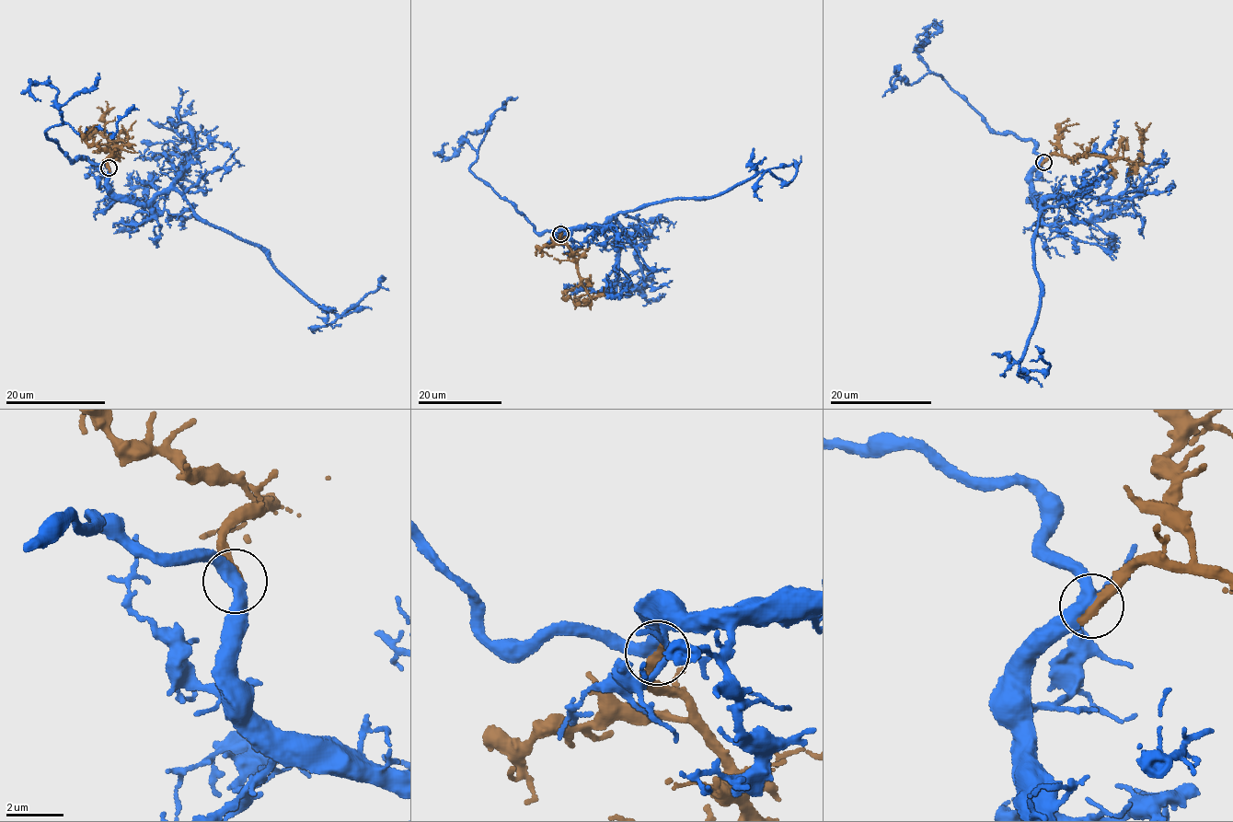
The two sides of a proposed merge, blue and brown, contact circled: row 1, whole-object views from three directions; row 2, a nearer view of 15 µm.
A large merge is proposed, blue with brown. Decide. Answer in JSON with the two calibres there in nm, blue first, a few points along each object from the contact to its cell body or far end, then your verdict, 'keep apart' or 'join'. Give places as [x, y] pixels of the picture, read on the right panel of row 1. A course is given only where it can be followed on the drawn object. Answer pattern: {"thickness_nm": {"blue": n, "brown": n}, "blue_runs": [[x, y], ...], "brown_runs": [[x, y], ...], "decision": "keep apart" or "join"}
{"thickness_nm": {"blue": 400, "brown": 440}, "blue_runs": [[1043, 161], [1031, 179], [1043, 204], [1033, 238], [1041, 306], [1020, 365], [1043, 373], [1050, 364], [1030, 361]], "brown_runs": [[1043, 161], [1052, 154], [1068, 156], [1114, 156], [1138, 163], [1142, 158], [1142, 132], [1150, 122]], "decision": "join"}

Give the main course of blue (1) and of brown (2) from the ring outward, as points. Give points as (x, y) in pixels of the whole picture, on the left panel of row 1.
1: (108, 167), (113, 192), (152, 202), (175, 190), (203, 220), (253, 242), (339, 317), (365, 295), (388, 290)
2: (108, 167), (108, 158), (114, 155), (116, 146), (111, 142), (116, 142), (107, 138), (104, 131), (105, 101)

